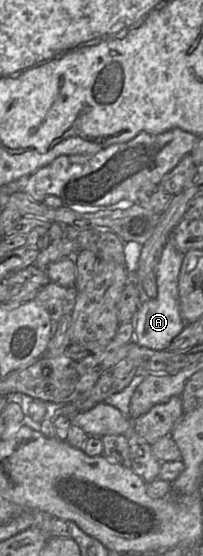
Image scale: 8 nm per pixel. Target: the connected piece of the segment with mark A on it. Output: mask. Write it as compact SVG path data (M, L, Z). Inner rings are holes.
M171 234L165 244L156 267L157 296L148 298L141 303L137 310L134 322L134 341L143 347L152 350L166 350L171 342L184 329L186 323L179 310L179 272L185 253L181 252L171 240Z

